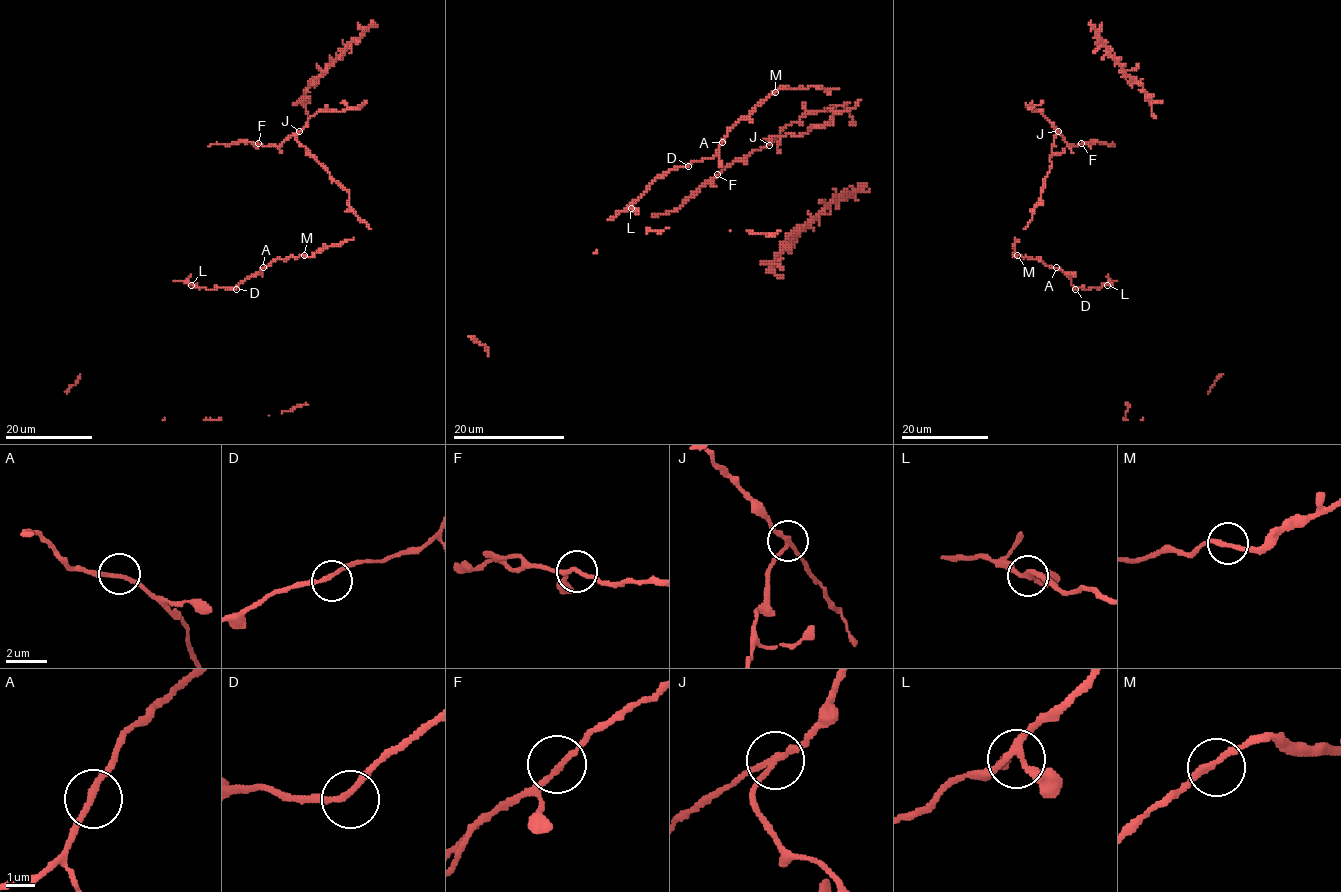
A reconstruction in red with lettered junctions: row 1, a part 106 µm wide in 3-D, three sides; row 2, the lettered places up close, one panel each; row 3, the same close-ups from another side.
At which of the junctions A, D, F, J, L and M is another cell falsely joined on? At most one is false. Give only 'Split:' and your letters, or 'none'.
Split: J

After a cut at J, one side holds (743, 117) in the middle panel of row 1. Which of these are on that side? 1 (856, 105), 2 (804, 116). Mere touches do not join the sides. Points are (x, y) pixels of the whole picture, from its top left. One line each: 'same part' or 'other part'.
1: other part
2: same part

